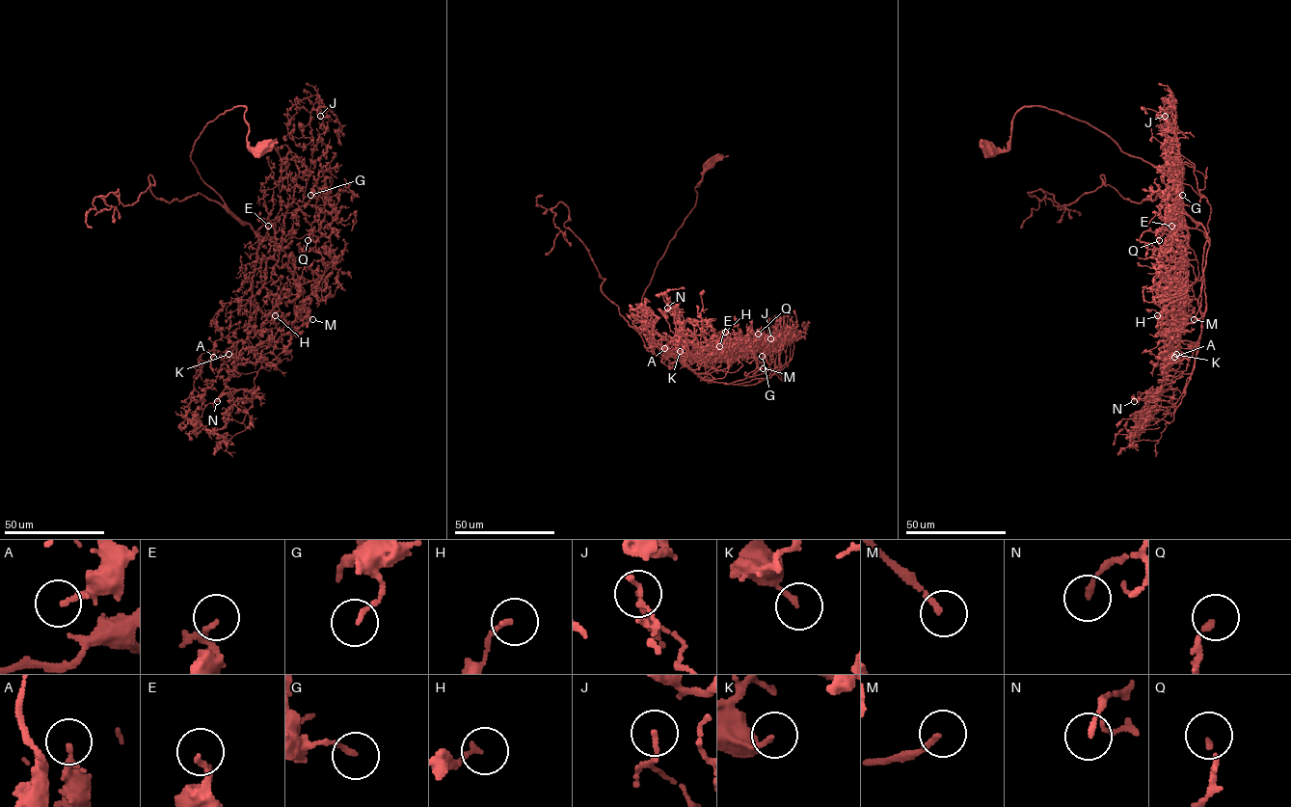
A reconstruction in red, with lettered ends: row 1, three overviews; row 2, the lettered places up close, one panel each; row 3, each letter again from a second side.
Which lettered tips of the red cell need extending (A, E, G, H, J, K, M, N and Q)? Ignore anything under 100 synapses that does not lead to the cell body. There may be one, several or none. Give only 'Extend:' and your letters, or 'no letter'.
Extend: M

